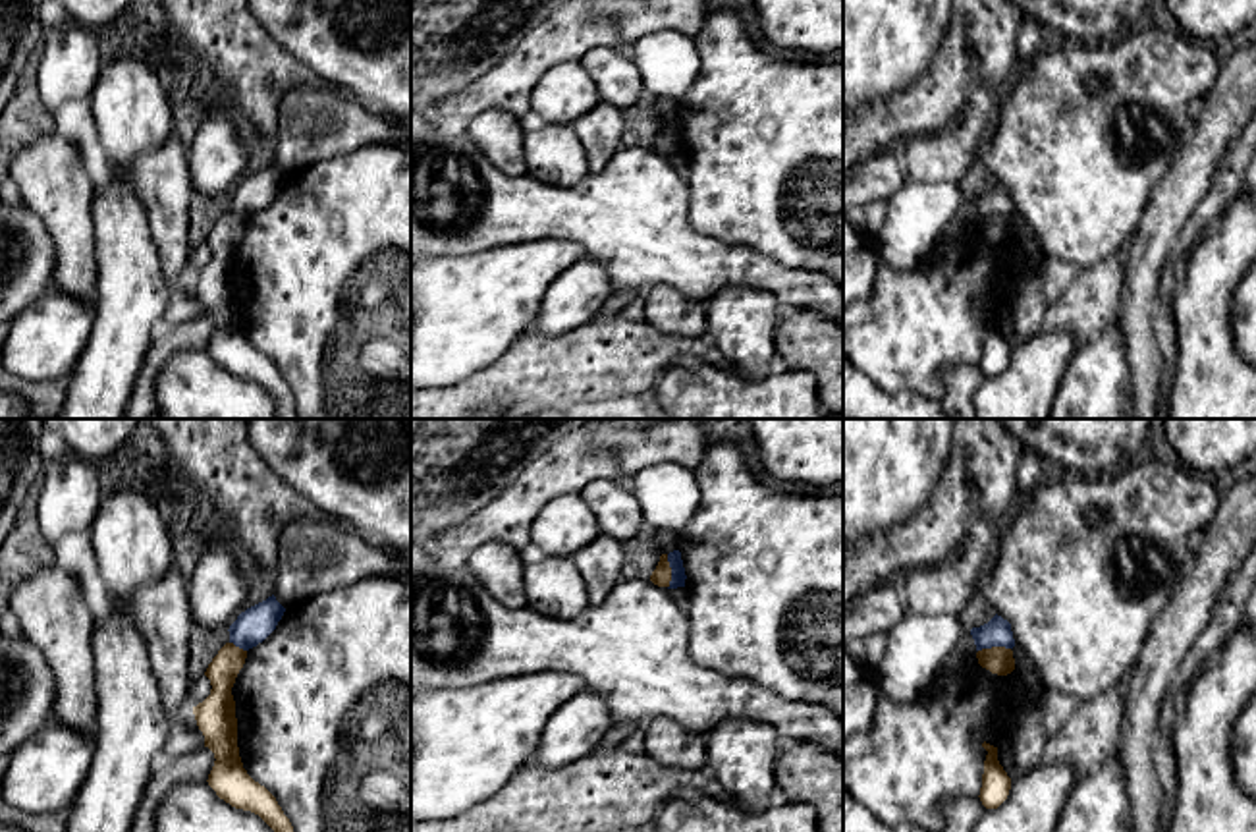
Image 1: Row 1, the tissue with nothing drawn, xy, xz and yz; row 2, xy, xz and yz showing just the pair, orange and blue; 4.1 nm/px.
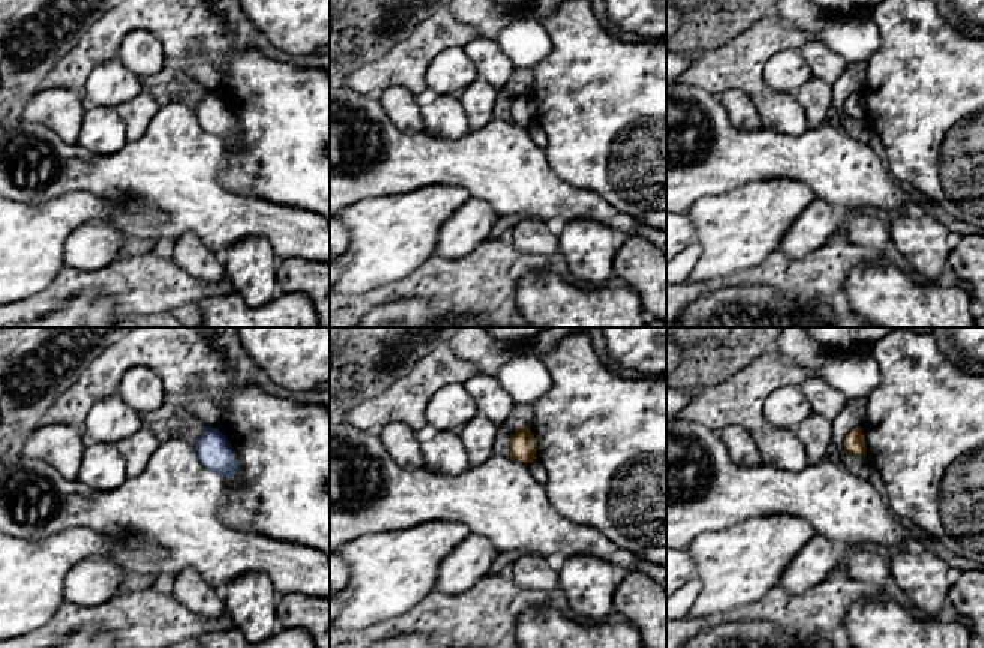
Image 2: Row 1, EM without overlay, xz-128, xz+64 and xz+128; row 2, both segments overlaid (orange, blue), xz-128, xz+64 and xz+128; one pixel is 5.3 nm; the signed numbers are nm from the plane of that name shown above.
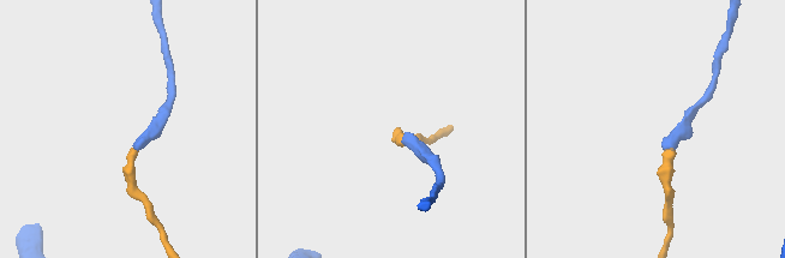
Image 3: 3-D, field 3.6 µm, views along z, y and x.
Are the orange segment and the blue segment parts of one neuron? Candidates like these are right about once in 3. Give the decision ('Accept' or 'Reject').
Reject

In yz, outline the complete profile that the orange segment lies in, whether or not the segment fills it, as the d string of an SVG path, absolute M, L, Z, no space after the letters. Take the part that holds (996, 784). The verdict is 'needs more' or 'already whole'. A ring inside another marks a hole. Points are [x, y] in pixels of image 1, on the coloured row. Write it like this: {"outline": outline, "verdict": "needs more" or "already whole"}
{"outline": "M986 741L982 747L988 751L988 755L984 761L982 788L978 797L986 809L997 809L1009 795L1011 778L997 761L997 747Z", "verdict": "already whole"}

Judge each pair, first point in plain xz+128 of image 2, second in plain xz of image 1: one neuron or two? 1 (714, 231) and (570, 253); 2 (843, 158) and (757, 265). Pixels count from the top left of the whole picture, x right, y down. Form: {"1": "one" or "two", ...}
{"1": "one", "2": "one"}

